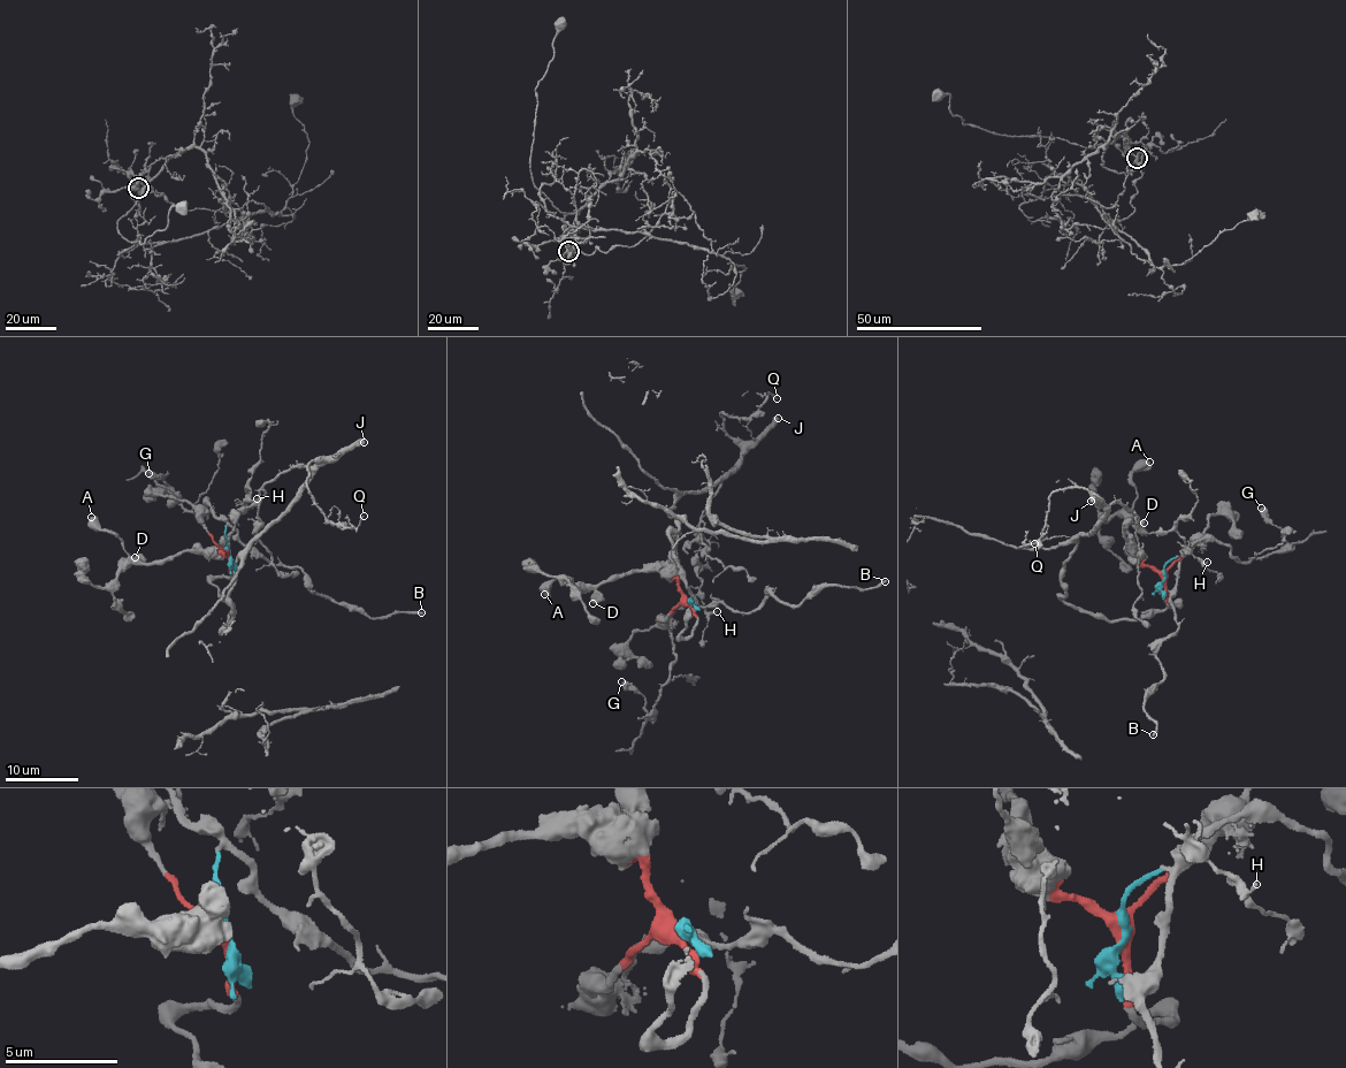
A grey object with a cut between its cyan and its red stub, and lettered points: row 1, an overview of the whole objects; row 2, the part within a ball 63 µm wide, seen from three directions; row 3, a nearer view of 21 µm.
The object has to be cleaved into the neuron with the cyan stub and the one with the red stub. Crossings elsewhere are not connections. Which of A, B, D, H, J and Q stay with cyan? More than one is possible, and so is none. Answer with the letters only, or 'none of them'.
B

